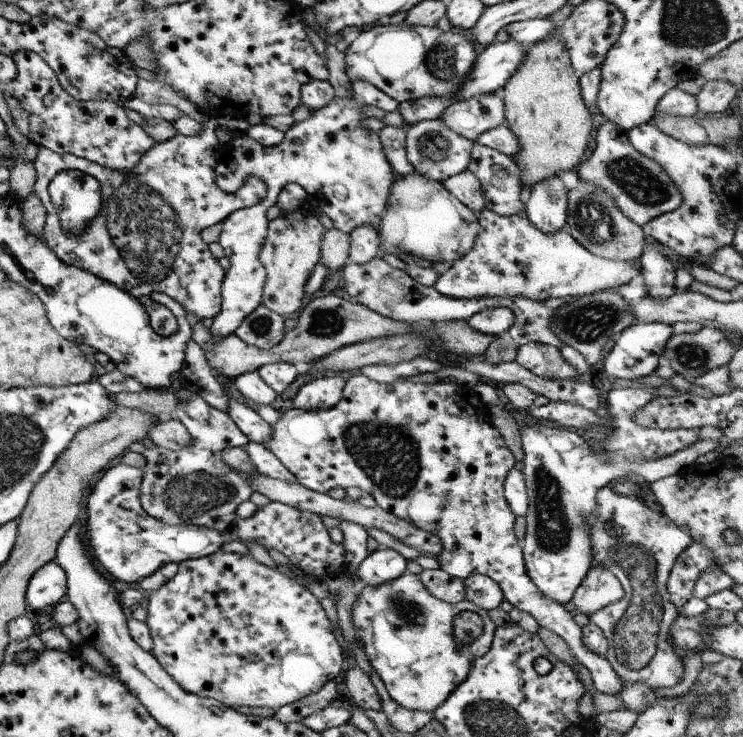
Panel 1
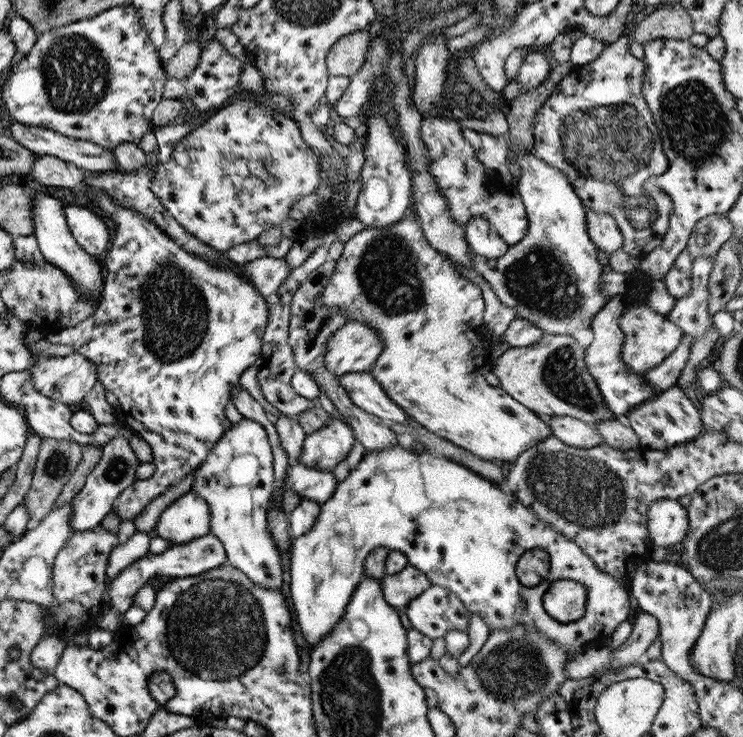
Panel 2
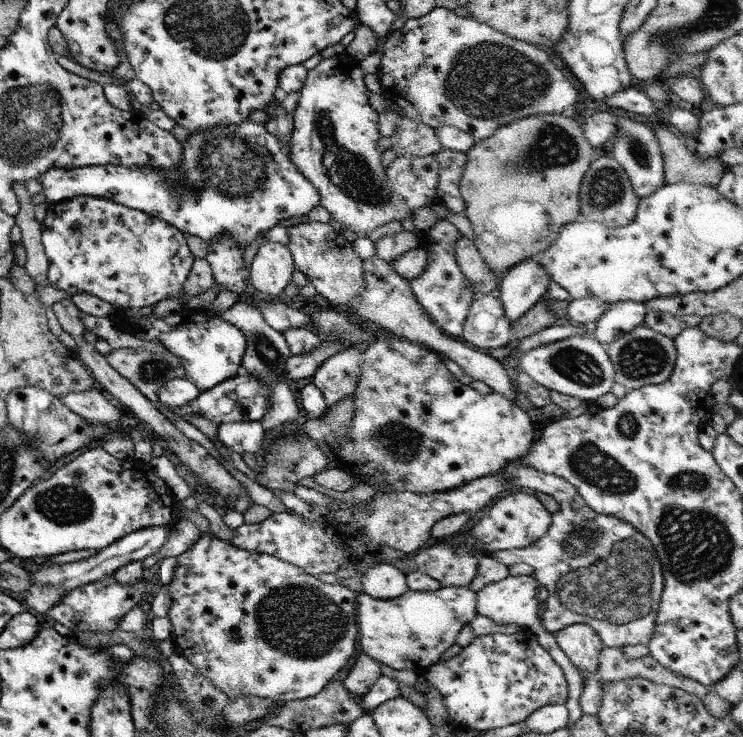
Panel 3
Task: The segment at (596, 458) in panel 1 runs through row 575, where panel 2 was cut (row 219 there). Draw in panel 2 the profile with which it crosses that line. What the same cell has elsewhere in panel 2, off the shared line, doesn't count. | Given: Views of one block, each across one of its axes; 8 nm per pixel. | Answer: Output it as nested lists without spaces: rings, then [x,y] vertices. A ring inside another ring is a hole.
[[[507,144],[507,157],[521,165],[521,176],[516,183],[516,192],[527,214],[527,231],[523,239],[512,244],[503,256],[486,260],[470,254],[471,266],[482,277],[501,301],[501,305],[515,310],[517,319],[527,320],[533,327],[548,335],[559,334],[573,336],[575,330],[589,329],[593,318],[608,304],[608,296],[600,292],[600,279],[603,274],[601,263],[597,259],[596,246],[587,236],[585,227],[585,210],[579,196],[573,192],[566,176],[557,168],[533,156],[533,150],[519,150],[509,156],[511,144]]]

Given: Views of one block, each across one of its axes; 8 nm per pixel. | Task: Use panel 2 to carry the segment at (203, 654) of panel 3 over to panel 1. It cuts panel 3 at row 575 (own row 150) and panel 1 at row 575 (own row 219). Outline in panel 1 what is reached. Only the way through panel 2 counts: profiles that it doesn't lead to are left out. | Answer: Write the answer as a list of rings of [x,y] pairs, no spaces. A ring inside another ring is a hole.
[[[221,550],[196,559],[184,560],[177,564],[177,572],[171,580],[167,580],[157,588],[155,592],[150,592],[145,596],[144,606],[146,610],[146,618],[144,623],[149,631],[152,647],[150,653],[155,657],[159,666],[185,691],[195,694],[195,696],[209,697],[217,702],[221,702],[225,706],[236,709],[239,707],[267,707],[278,709],[280,706],[295,702],[305,698],[307,694],[317,692],[327,680],[333,680],[343,664],[341,648],[335,638],[333,626],[327,619],[325,611],[319,604],[311,591],[307,590],[305,585],[297,584],[295,580],[287,578],[285,574],[281,574],[277,569],[267,568],[263,564],[256,562],[253,557],[239,556],[239,554],[229,554]]]

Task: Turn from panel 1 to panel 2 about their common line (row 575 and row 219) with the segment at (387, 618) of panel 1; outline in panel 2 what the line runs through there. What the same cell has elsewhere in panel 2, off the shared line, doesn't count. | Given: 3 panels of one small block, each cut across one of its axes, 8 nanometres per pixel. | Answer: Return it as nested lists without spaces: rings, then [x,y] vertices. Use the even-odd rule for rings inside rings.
[[[410,209],[403,214],[403,218],[399,222],[393,222],[393,226],[389,226],[389,228],[363,228],[361,232],[357,232],[357,234],[353,234],[351,238],[348,238],[343,243],[341,255],[335,261],[333,272],[331,272],[325,289],[318,295],[316,302],[321,304],[321,306],[325,306],[326,310],[340,310],[340,312],[344,312],[344,316],[348,318],[348,321],[365,324],[379,333],[379,337],[384,343],[384,348],[374,363],[372,370],[369,370],[369,374],[381,385],[383,391],[388,393],[389,399],[393,403],[399,405],[414,423],[419,424],[428,432],[452,442],[475,456],[480,456],[483,460],[499,463],[503,467],[515,462],[515,458],[521,452],[525,452],[529,446],[535,446],[541,440],[545,440],[547,436],[552,435],[549,426],[542,417],[535,415],[534,412],[513,400],[501,387],[491,386],[485,381],[483,372],[490,370],[491,366],[486,358],[487,350],[491,347],[491,343],[488,342],[489,340],[485,336],[487,330],[481,324],[481,315],[484,307],[481,292],[479,288],[466,280],[465,276],[455,270],[455,267],[451,264],[451,259],[445,253],[437,252],[427,242],[425,236],[423,236],[418,216],[415,216]]]

